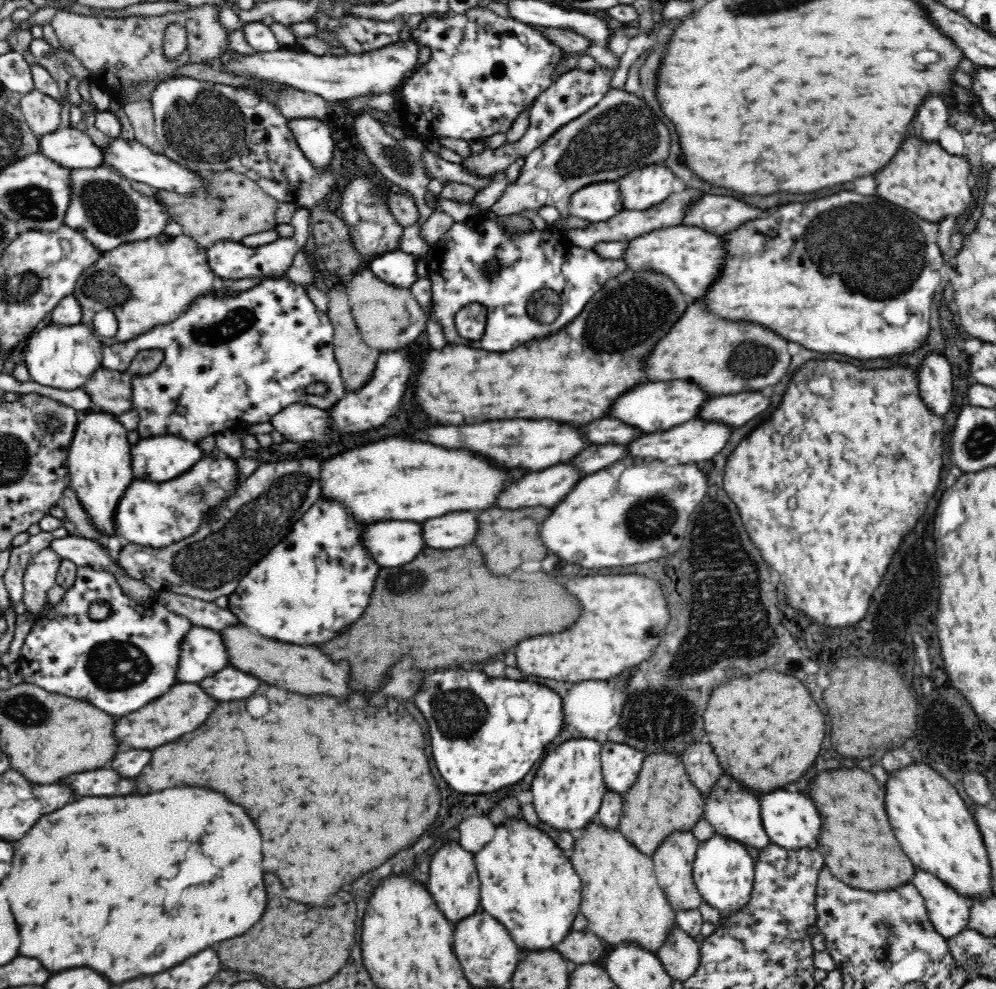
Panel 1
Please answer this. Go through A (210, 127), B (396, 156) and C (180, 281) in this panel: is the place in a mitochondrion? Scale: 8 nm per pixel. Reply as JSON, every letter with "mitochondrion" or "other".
{"A":"mitochondrion","B":"mitochondrion","C":"other"}

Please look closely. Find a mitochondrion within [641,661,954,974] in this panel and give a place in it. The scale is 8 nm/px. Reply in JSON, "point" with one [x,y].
{"point":[891,930]}

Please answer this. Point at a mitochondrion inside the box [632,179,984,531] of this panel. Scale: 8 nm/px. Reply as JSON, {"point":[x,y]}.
{"point":[826,236]}

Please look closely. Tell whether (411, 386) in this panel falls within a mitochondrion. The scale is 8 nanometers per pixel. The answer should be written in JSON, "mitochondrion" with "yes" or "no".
{"mitochondrion":"no"}

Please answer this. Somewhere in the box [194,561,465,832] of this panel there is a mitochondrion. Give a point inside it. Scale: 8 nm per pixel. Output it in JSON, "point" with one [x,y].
{"point":[393,587]}

